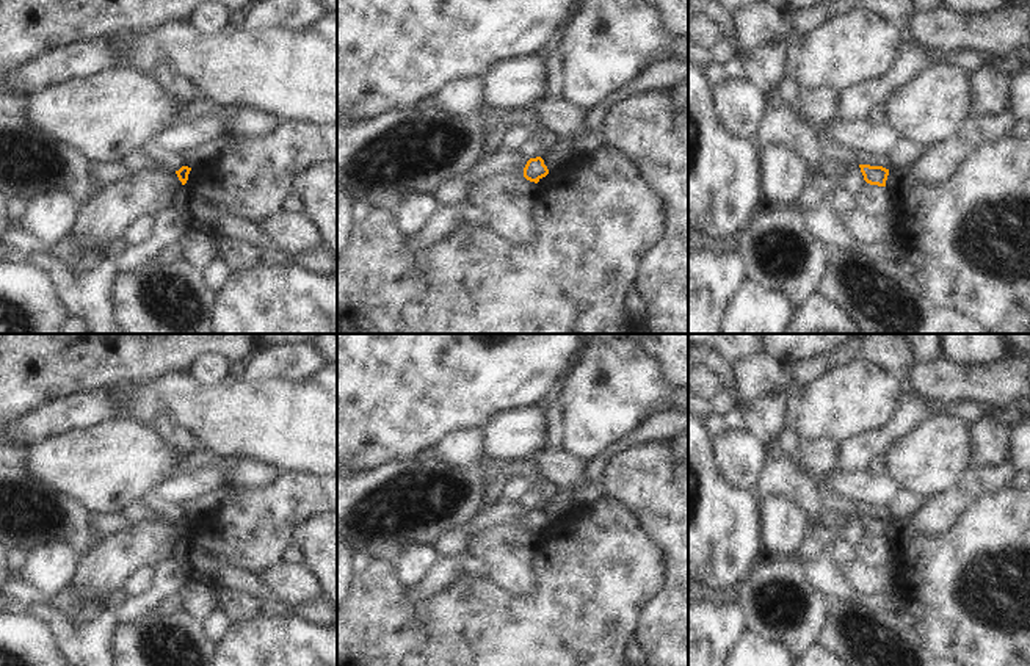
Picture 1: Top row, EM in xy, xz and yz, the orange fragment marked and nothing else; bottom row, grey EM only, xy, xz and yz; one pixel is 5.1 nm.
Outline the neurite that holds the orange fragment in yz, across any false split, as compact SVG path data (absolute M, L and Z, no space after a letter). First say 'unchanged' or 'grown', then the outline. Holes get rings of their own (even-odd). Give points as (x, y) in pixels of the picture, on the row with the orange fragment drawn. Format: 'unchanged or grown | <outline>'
unchanged | M859 165L864 180L870 185L886 186L889 169L883 166Z

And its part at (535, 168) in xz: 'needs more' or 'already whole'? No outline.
already whole

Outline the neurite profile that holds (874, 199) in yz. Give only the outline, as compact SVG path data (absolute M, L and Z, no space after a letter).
M870 185L858 197L858 208L867 215L886 215L890 212L892 194L887 186Z

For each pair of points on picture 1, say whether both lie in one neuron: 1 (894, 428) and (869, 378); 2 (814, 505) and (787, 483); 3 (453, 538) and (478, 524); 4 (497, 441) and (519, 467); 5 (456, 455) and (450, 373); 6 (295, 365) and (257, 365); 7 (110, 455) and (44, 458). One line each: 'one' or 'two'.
1: two
2: one
3: one
4: two
5: two
6: one
7: one

